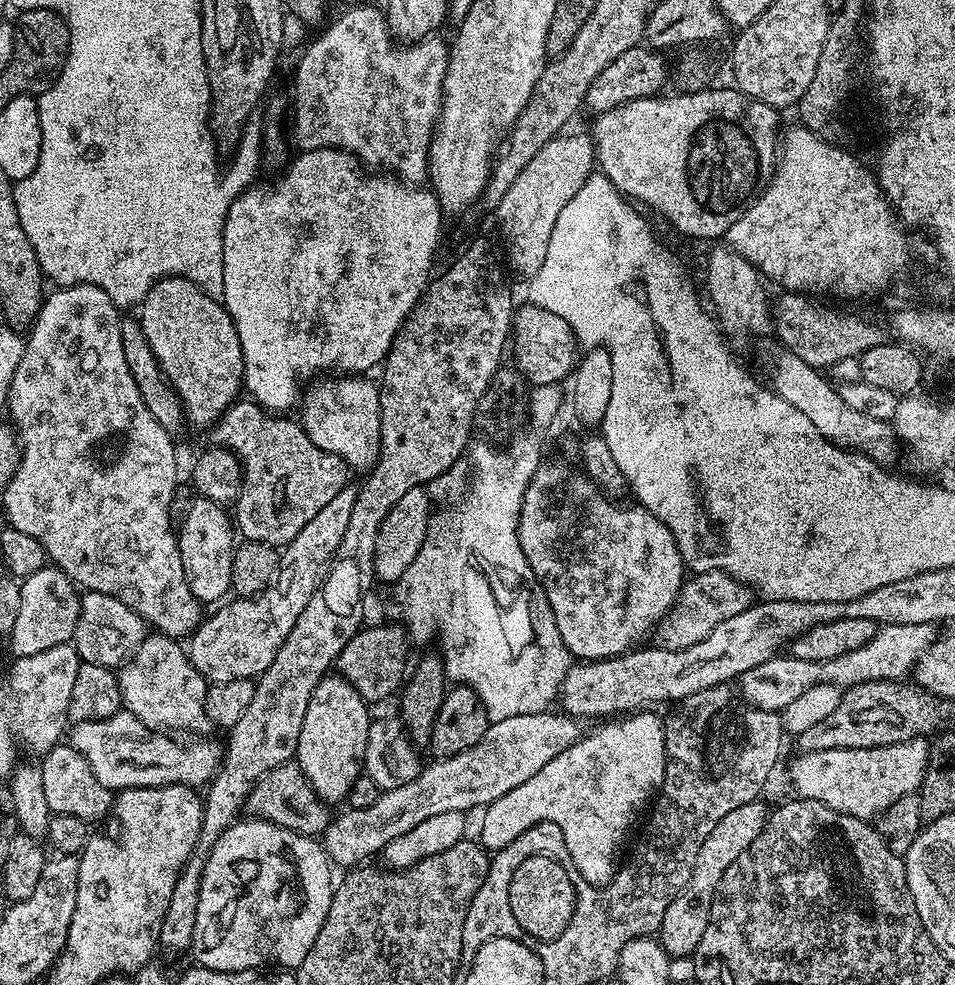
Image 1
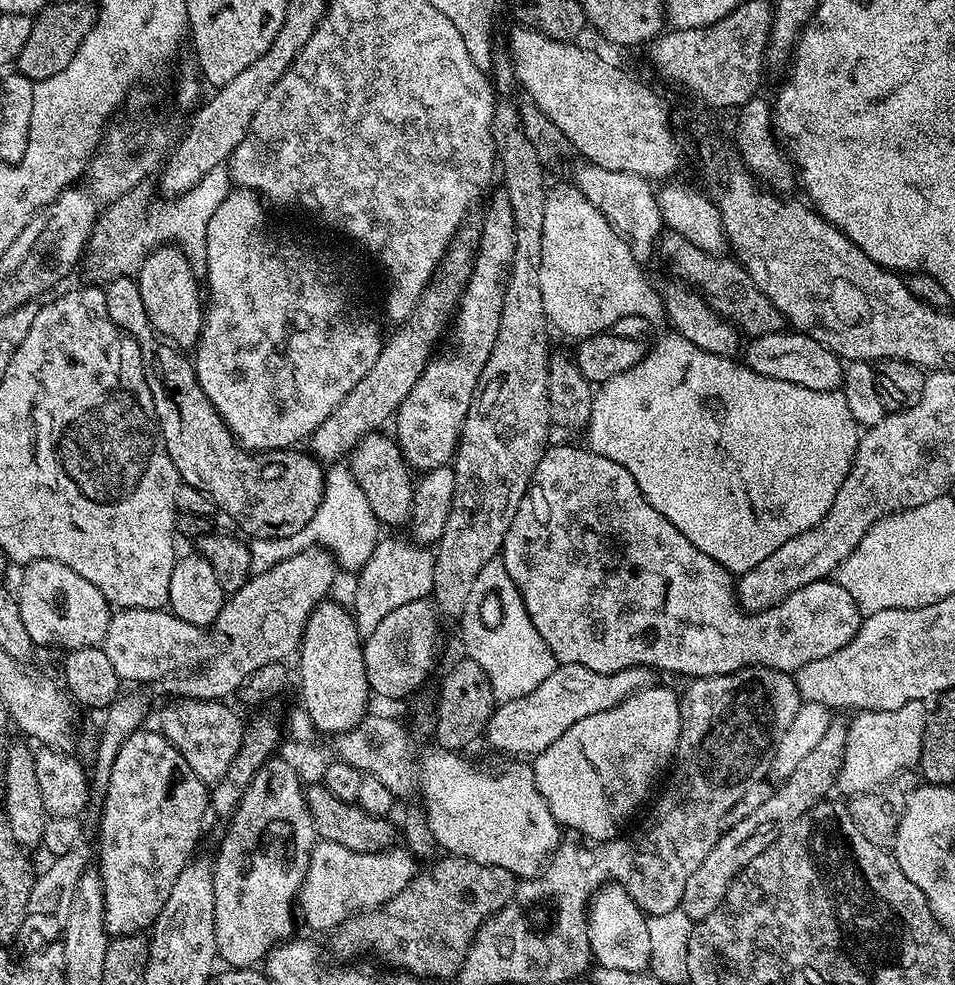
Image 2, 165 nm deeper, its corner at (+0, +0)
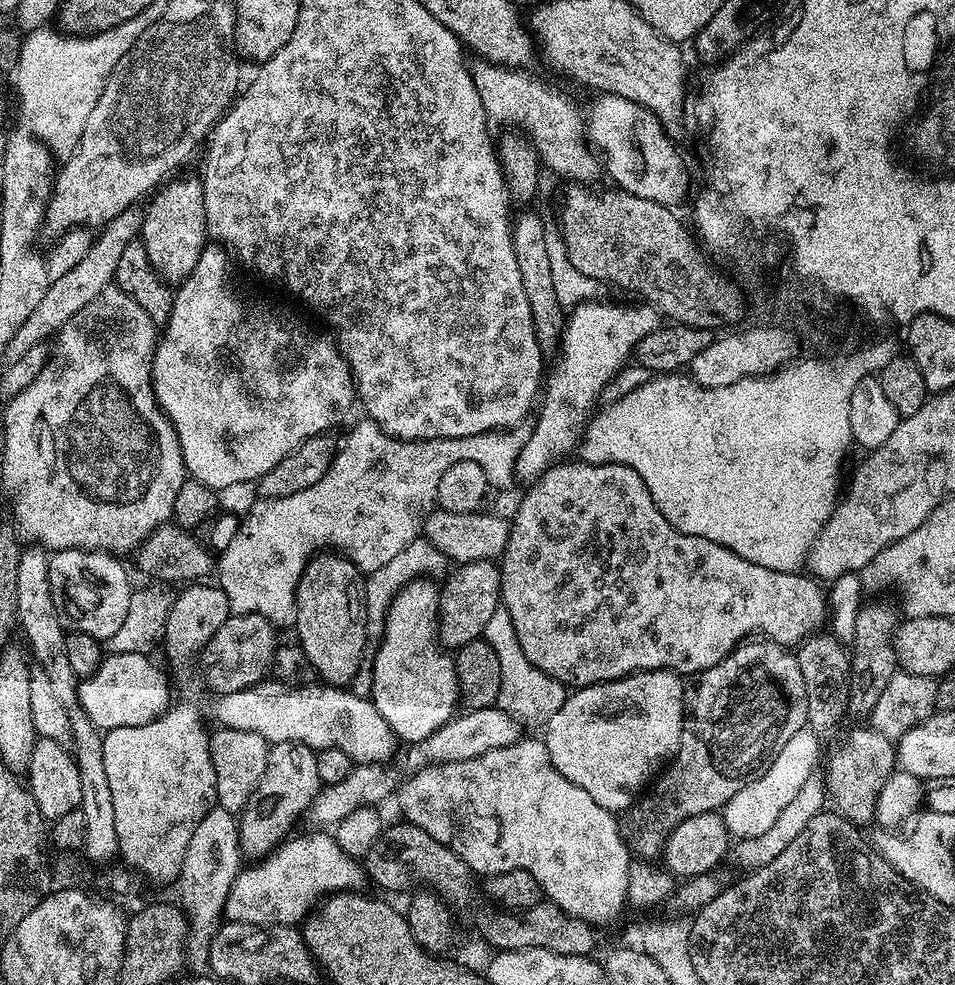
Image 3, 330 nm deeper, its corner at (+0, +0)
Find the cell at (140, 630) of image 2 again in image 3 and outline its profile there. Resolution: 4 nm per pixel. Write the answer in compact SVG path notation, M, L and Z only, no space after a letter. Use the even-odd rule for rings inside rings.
M258 614L229 615L226 622L210 638L204 647L203 683L216 691L217 697L234 694L238 690L246 690L250 686L261 683L269 675L272 666L272 656L278 647L276 641L277 629L265 616Z

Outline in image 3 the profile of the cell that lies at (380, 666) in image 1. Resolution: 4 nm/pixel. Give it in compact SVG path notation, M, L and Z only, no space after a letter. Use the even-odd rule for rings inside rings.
M491 559L461 563L456 570L457 572L445 582L438 598L438 640L448 650L458 650L472 640L481 639L486 630L486 622L494 618L497 608L502 604L500 569Z

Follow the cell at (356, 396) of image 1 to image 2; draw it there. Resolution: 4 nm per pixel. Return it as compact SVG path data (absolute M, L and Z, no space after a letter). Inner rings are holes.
M371 432L362 438L362 442L350 453L350 467L358 486L362 486L362 494L366 494L366 502L370 502L370 510L374 510L381 525L407 525L412 519L414 476L395 439L391 435L384 435Z

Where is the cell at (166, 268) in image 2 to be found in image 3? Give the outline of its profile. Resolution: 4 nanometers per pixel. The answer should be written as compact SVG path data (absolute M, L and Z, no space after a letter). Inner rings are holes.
M169 179L151 197L152 205L142 218L142 242L146 246L152 269L161 280L172 286L183 284L194 266L198 266L198 258L209 239L203 183L199 179L176 179Z

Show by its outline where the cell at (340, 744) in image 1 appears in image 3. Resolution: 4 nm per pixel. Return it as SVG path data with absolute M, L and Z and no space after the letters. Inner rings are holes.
M317 554L308 561L296 587L295 639L310 658L317 677L329 686L348 686L362 662L367 642L365 577L339 554Z

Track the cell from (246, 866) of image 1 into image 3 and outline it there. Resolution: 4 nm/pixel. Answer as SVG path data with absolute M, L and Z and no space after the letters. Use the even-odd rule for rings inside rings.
M282 742L271 745L261 782L238 816L240 851L245 857L264 858L273 853L293 831L291 828L295 826L296 819L311 809L322 791L316 758L317 753L305 744Z

